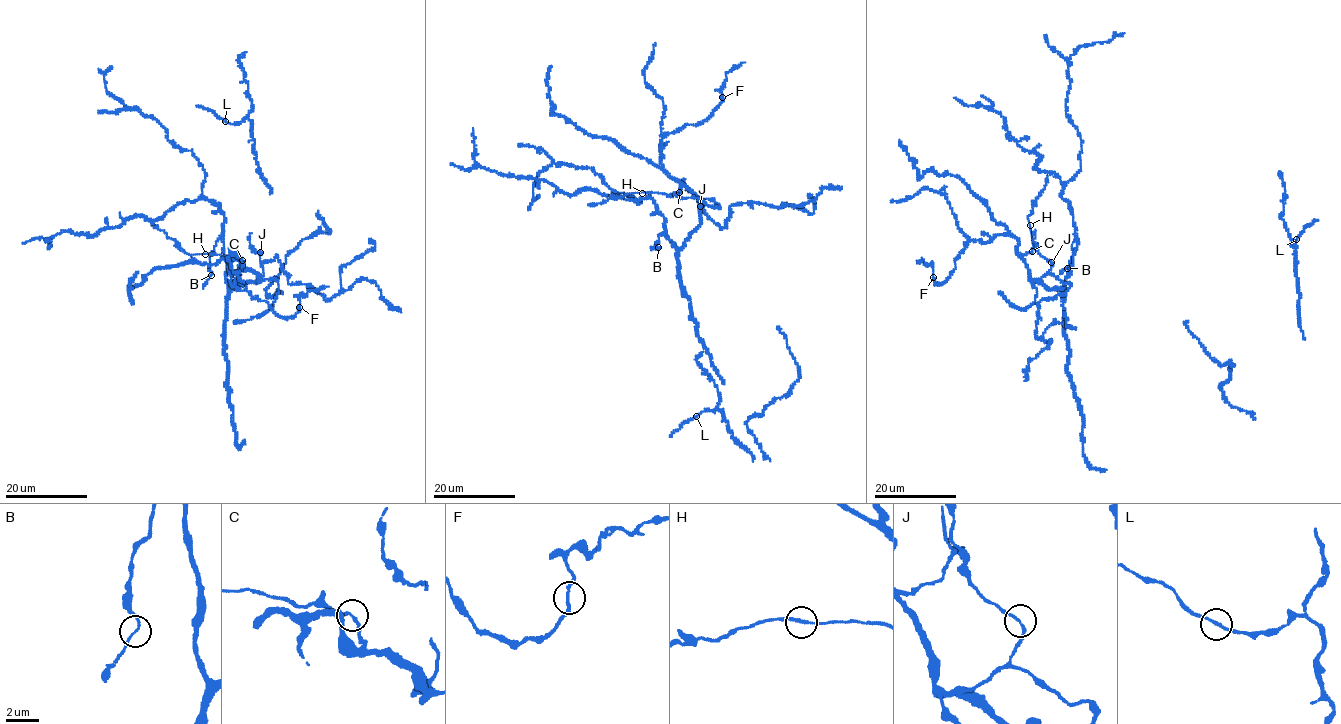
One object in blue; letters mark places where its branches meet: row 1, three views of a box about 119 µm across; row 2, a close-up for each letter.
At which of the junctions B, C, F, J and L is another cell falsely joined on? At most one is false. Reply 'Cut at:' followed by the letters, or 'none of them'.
Cut at: none of them

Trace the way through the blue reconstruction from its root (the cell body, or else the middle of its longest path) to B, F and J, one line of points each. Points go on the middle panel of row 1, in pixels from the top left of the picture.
B: (721, 229), (704, 211), (702, 204), (701, 221), (682, 247), (677, 248), (667, 235), (659, 234), (658, 247)
F: (721, 229), (704, 211), (699, 198), (671, 178), (660, 158), (663, 137), (684, 126), (704, 121), (722, 97)
J: (721, 229), (700, 207)

